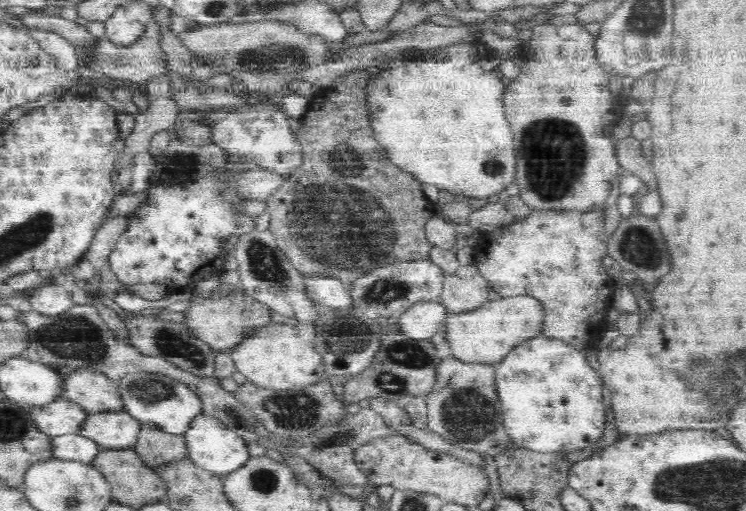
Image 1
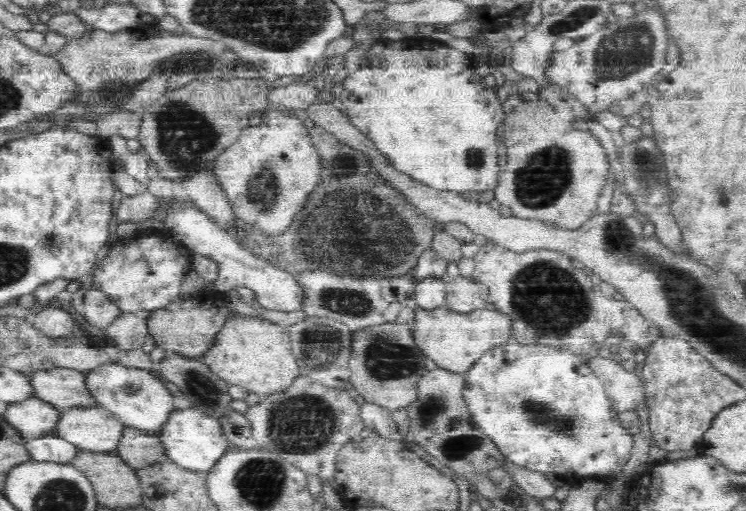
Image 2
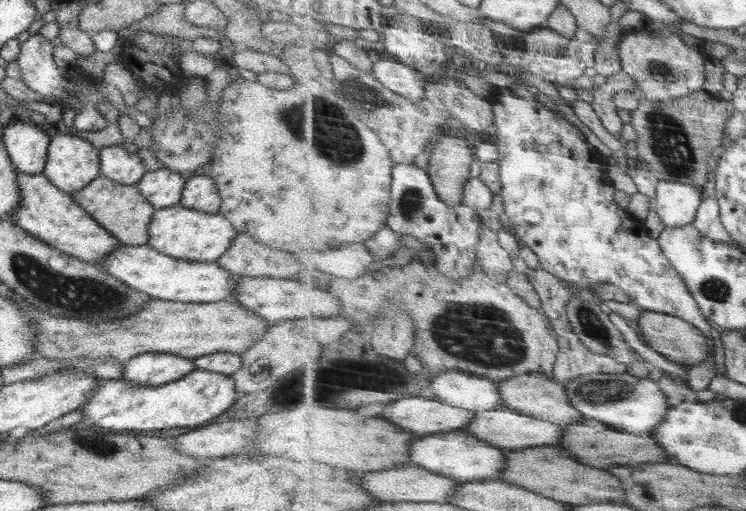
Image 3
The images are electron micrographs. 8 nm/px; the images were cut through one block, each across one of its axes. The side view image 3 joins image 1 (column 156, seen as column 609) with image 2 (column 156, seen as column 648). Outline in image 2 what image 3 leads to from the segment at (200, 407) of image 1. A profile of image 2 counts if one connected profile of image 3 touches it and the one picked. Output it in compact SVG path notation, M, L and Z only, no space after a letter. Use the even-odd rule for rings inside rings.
M117 362L87 373L89 391L102 407L115 415L126 427L133 427L160 437L170 418L176 412L176 390L165 380L154 377L144 368L124 367Z

